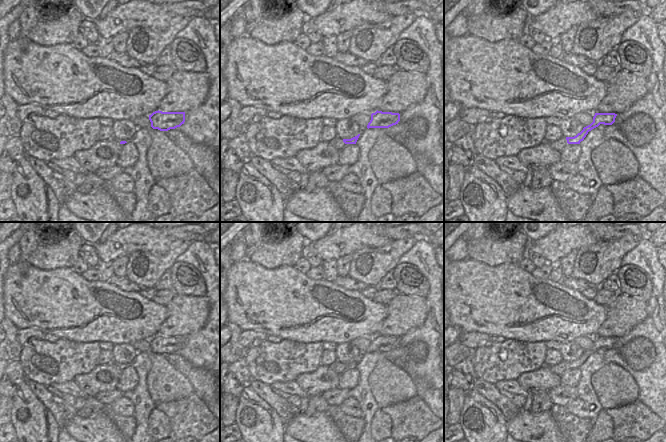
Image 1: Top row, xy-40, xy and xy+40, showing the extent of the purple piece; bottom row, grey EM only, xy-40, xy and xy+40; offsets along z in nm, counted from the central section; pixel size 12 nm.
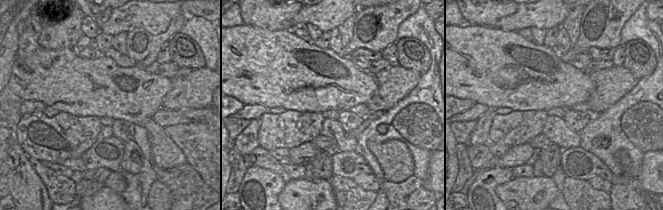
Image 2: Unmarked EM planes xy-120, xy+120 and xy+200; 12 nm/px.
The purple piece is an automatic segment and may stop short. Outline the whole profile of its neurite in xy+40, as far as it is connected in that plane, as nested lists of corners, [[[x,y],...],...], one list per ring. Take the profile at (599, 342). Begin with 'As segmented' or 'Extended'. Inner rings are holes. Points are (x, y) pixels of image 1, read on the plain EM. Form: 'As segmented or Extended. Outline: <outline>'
Extended. Outline: [[[595,337],[593,346],[590,349],[584,351],[583,354],[576,360],[566,362],[563,360],[556,365],[549,365],[548,368],[551,372],[561,376],[564,372],[570,369],[580,368],[580,366],[584,364],[588,356],[598,351],[600,348],[612,349],[615,346],[616,340],[617,338],[615,337]]]

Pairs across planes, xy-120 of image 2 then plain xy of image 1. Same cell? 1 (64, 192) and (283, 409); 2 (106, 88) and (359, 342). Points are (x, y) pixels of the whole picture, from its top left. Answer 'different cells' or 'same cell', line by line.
1: same cell
2: different cells

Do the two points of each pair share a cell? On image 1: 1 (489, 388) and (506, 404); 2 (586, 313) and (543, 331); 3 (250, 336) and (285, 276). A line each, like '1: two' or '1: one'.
1: one
2: one
3: two

